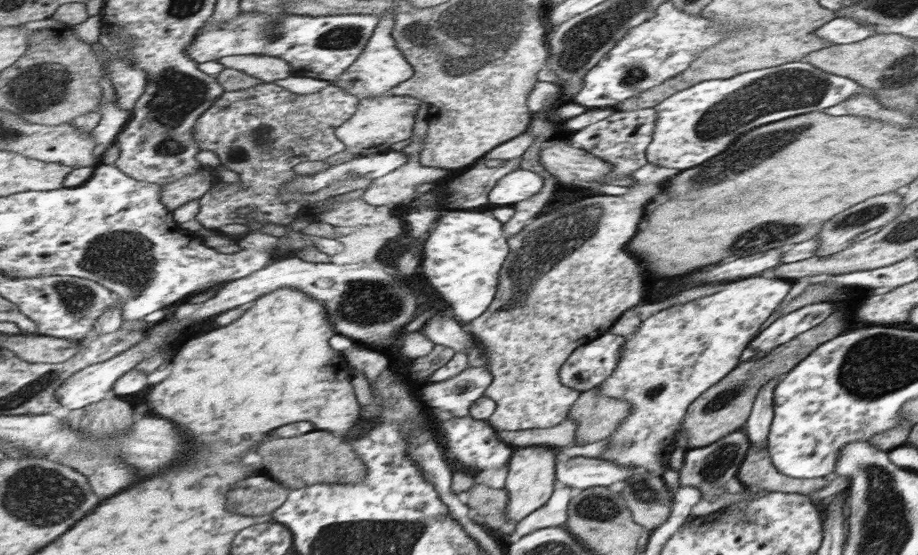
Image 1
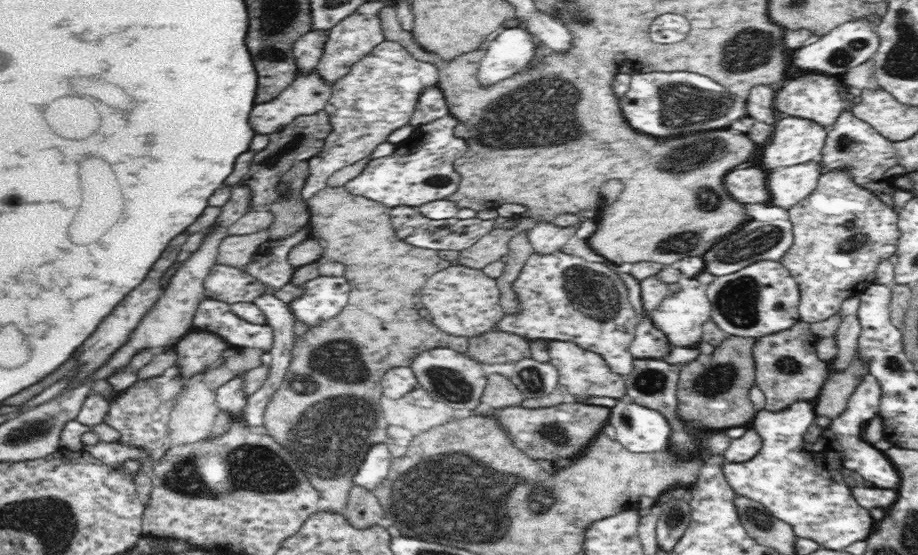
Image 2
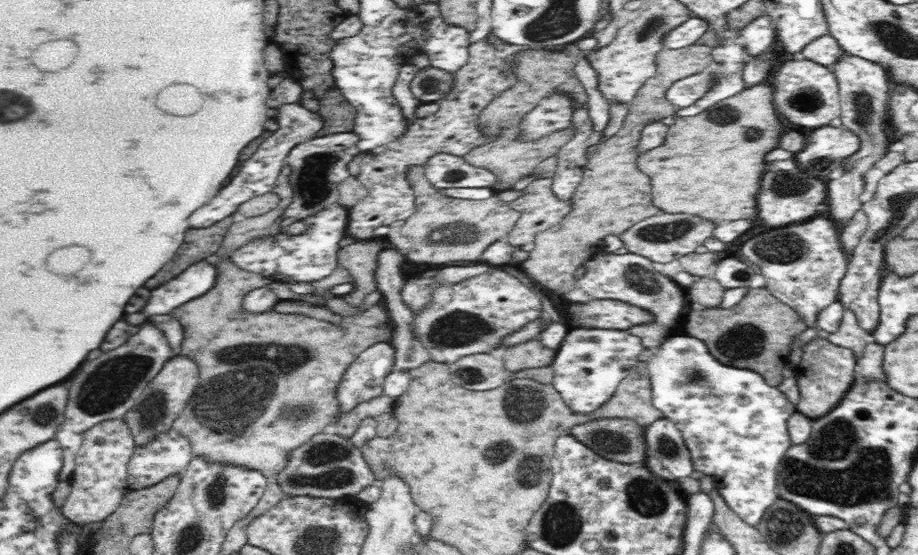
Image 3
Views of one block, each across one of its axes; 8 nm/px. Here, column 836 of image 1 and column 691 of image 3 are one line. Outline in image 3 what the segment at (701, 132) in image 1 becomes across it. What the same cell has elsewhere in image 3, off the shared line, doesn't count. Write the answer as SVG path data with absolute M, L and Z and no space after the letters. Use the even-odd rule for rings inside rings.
M707 70L688 75L679 81L673 82L672 86L667 90L665 98L674 108L684 109L708 93L714 78Z

